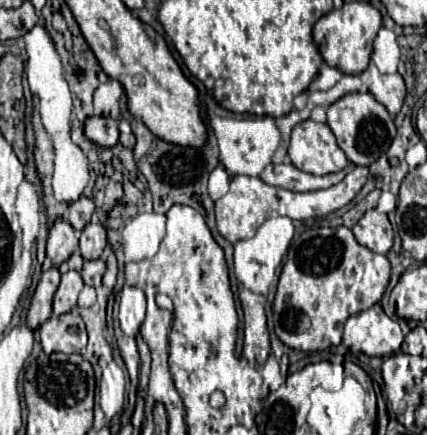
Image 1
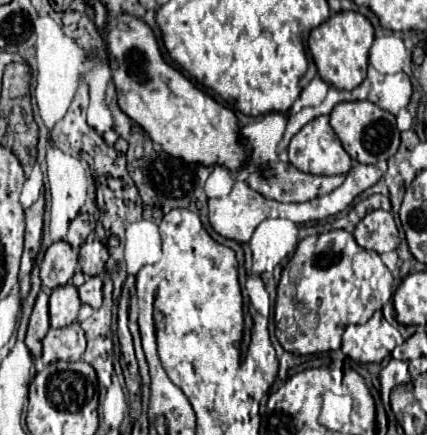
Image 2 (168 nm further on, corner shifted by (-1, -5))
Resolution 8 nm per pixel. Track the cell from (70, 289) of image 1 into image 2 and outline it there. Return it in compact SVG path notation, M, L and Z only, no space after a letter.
M73 284L55 288L49 296L49 322L53 328L69 326L77 320L81 302L77 296L77 288Z

